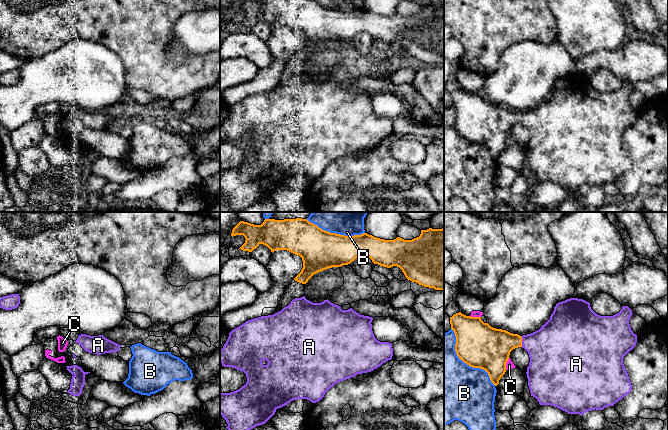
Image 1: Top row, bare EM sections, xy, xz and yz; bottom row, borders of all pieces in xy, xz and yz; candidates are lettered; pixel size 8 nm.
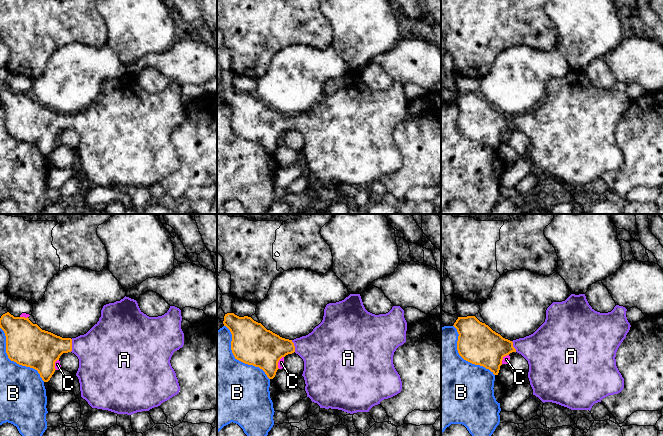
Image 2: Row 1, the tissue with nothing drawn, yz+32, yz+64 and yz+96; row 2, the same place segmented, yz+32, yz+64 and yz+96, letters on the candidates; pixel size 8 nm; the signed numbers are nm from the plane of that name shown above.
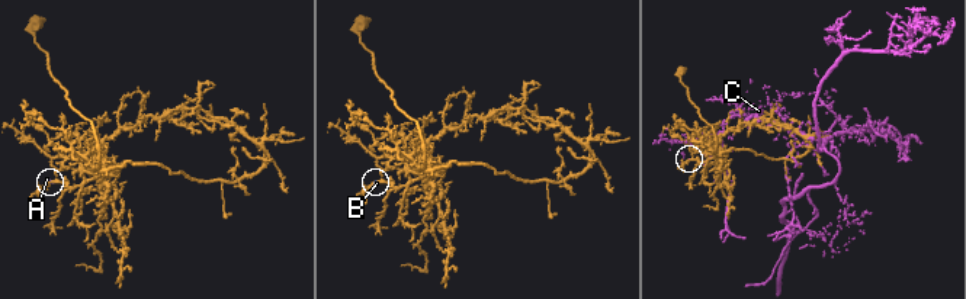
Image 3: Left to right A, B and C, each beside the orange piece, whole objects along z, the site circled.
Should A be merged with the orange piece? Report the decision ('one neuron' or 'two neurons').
one neuron

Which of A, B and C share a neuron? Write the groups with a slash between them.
A / B / C

